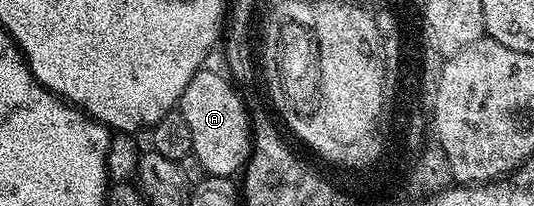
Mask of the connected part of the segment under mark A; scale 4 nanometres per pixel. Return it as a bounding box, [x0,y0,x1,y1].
[180,67,252,178]

